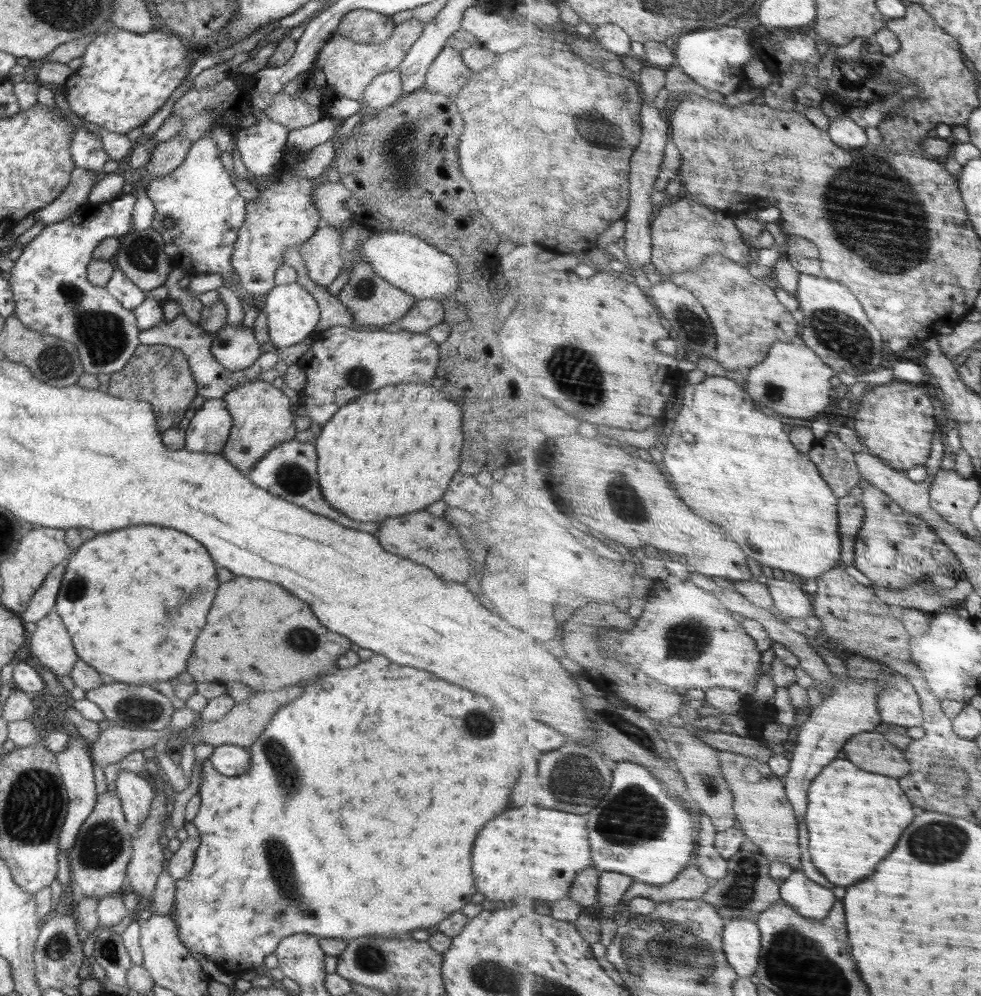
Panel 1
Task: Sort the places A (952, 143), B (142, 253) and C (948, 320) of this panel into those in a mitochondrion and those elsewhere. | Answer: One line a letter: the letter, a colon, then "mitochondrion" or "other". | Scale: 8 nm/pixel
A: other
B: mitochondrion
C: other

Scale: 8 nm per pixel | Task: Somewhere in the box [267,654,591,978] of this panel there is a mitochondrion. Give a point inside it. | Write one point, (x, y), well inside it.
(370, 957)

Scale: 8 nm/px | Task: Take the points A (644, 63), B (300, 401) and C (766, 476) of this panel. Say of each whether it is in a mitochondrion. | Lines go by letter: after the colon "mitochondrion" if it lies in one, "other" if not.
A: other
B: other
C: other

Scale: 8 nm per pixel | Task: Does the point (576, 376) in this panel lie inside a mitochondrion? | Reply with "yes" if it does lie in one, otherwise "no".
yes

